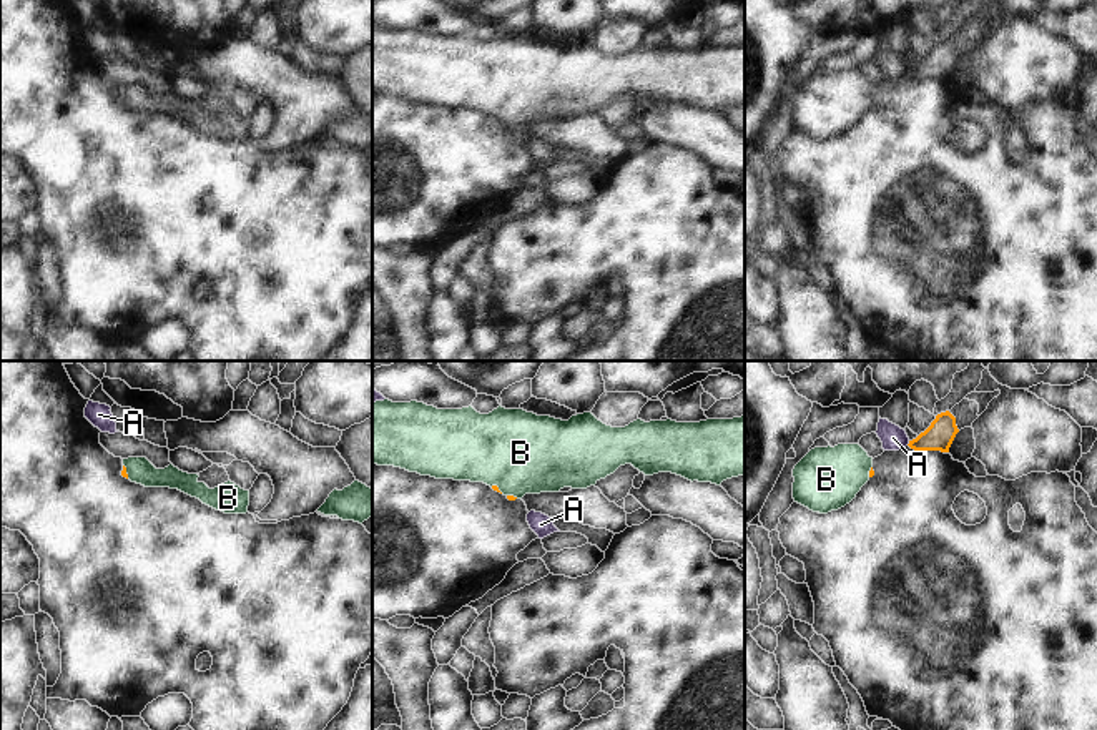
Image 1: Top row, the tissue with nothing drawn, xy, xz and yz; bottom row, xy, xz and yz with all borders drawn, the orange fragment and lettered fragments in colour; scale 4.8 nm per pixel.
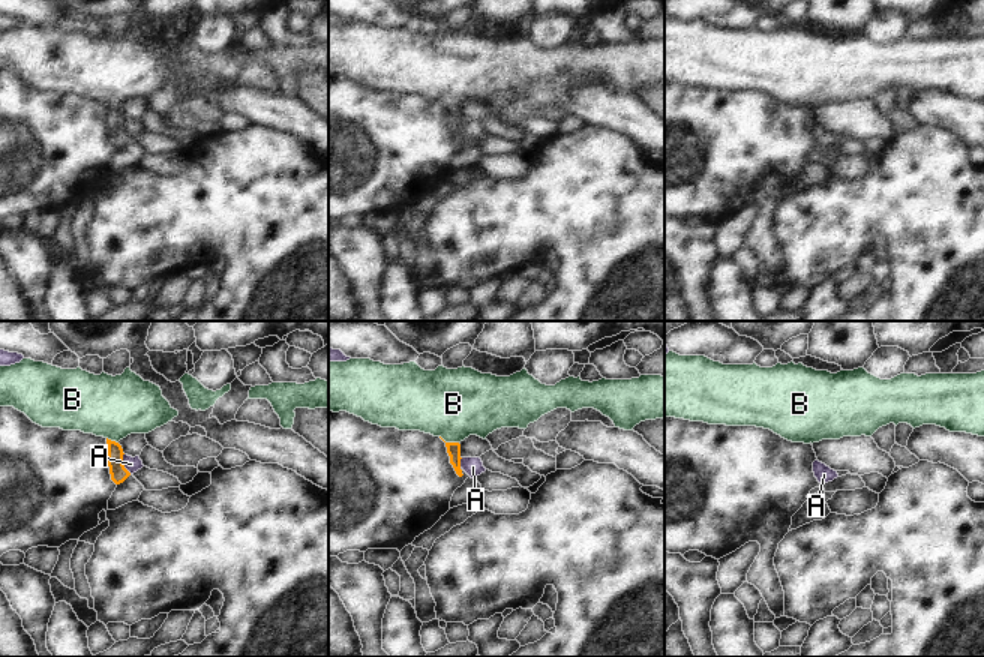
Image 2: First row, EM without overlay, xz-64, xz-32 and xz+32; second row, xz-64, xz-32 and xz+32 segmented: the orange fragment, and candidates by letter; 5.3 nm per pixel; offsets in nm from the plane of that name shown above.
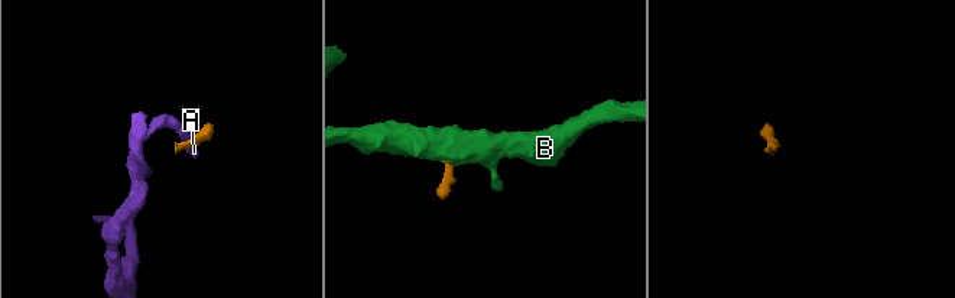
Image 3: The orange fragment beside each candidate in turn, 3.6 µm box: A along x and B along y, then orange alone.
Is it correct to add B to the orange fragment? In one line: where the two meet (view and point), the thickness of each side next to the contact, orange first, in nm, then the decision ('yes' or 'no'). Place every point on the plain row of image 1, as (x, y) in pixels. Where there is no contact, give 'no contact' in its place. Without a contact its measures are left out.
xy (125, 98) | 30/120 nm | yes

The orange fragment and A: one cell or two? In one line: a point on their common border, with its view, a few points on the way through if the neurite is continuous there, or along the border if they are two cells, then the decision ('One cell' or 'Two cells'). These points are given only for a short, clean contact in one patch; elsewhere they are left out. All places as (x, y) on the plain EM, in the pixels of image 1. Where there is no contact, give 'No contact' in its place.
Touches orange at yz (910, 70). Boundary: yz (910, 69), (906, 72). Two cells

